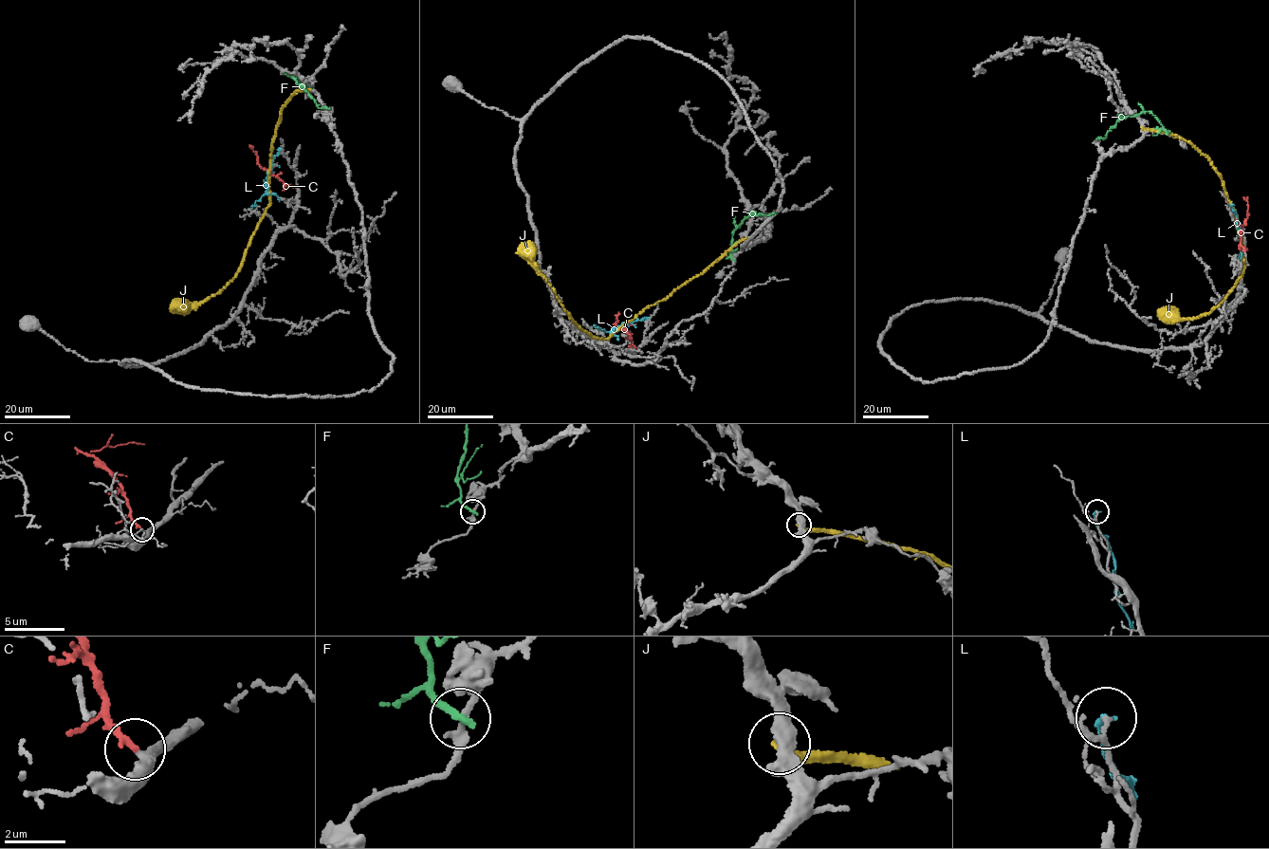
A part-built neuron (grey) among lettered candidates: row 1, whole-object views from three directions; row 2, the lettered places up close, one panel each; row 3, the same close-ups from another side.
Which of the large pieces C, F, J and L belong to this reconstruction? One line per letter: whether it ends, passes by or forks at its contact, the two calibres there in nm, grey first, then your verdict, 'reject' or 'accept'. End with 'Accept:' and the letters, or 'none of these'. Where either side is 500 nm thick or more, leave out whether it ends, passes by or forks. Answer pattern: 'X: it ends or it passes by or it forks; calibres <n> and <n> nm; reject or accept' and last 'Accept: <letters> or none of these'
C: it ends; calibres 360 and 240 nm; accept
F: it ends; calibres 200 and 220 nm; reject
J: it ends; calibres 440 and 300 nm; reject
L: it ends; calibres 110 and 220 nm; reject
Accept: C

